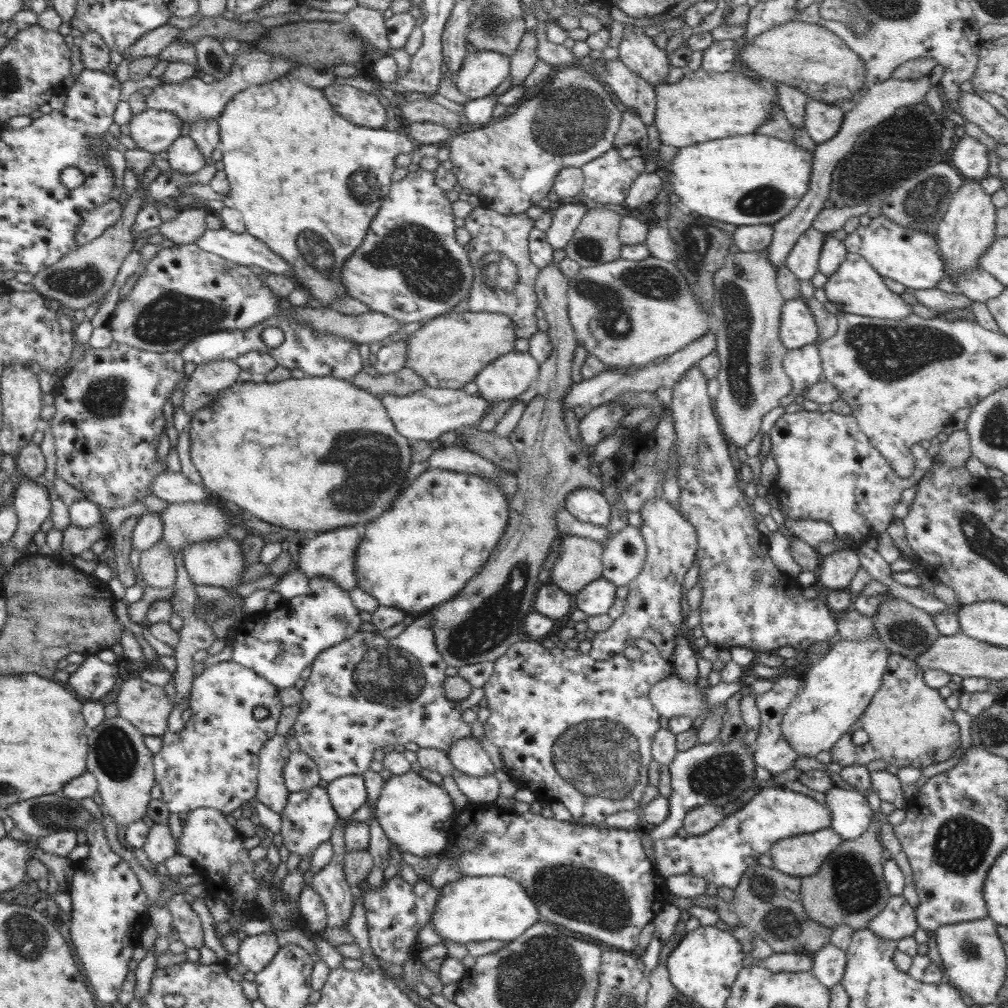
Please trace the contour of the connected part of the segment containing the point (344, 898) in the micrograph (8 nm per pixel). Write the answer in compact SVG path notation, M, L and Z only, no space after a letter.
M334 854L332 860L312 877L312 888L324 901L327 926L347 930L354 908L355 892L344 876L344 856Z

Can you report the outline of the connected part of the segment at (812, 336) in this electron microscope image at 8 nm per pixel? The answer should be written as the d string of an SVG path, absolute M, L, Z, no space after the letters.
M800 297L785 301L780 316L780 340L787 349L813 344L819 336L814 315Z

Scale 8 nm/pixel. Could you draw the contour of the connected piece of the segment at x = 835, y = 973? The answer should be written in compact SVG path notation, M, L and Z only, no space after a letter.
M829 942L815 953L812 959L811 974L828 989L842 981L847 966L847 954L831 946Z

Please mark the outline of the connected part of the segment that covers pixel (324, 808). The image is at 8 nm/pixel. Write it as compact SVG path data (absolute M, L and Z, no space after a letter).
M318 785L313 786L310 790L290 793L280 815L284 821L281 826L282 844L289 850L289 854L296 854L302 859L308 854L311 855L317 846L330 840L332 830L339 819L327 790Z

